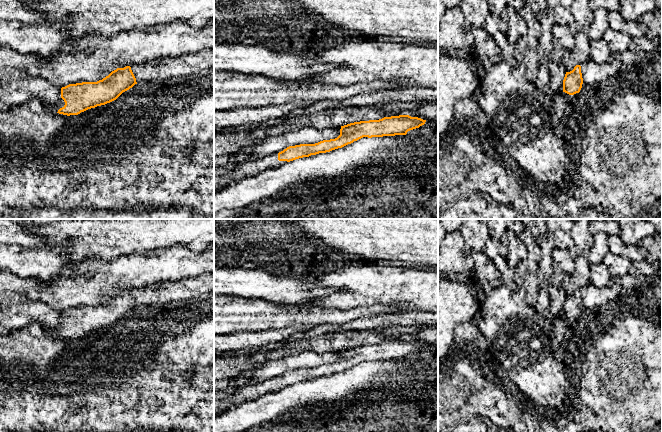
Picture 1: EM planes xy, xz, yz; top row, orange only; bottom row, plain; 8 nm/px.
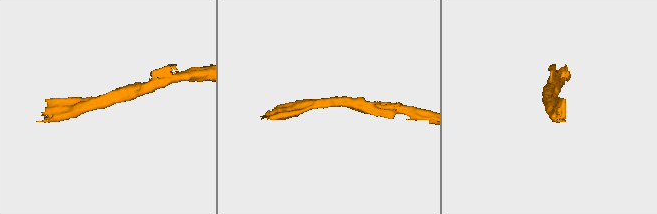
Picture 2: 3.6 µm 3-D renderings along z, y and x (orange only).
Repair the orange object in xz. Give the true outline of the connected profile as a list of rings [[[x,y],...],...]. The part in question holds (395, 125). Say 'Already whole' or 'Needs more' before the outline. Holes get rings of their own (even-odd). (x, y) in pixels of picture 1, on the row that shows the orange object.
Needs more. [[[409,115],[354,122],[341,126],[340,135],[335,139],[323,140],[315,144],[289,146],[279,153],[252,160],[245,159],[249,153],[248,149],[239,149],[236,151],[237,159],[234,168],[226,173],[214,174],[214,193],[266,169],[277,168],[299,158],[330,152],[363,137],[406,135],[408,131],[419,128],[425,122],[426,120]]]

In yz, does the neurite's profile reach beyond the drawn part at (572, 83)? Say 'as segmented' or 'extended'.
as segmented

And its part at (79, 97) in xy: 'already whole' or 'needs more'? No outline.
needs more

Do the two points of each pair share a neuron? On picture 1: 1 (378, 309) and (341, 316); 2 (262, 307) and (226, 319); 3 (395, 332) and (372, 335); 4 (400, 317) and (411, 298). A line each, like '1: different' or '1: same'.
1: same
2: same
3: same
4: different

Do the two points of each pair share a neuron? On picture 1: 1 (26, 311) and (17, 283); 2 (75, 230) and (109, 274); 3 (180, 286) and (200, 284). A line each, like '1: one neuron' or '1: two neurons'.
1: one neuron
2: two neurons
3: one neuron

